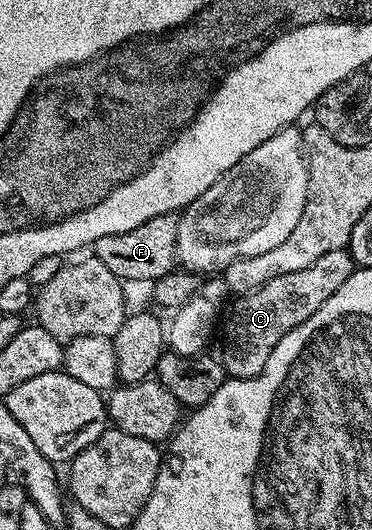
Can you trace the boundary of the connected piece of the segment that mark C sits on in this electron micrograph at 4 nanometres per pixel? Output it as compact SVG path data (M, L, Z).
M347 248L330 250L330 254L322 254L322 258L306 266L306 270L294 270L294 274L270 278L270 282L266 282L261 288L255 288L253 292L243 293L239 298L233 299L236 301L231 301L218 336L218 359L224 365L225 373L234 380L250 380L259 376L274 346L278 346L278 342L282 342L282 338L286 338L290 330L302 326L302 322L306 322L310 314L322 310L322 302L326 302L326 298L330 298L334 290L342 290L342 282L353 279L356 271L356 263Z

